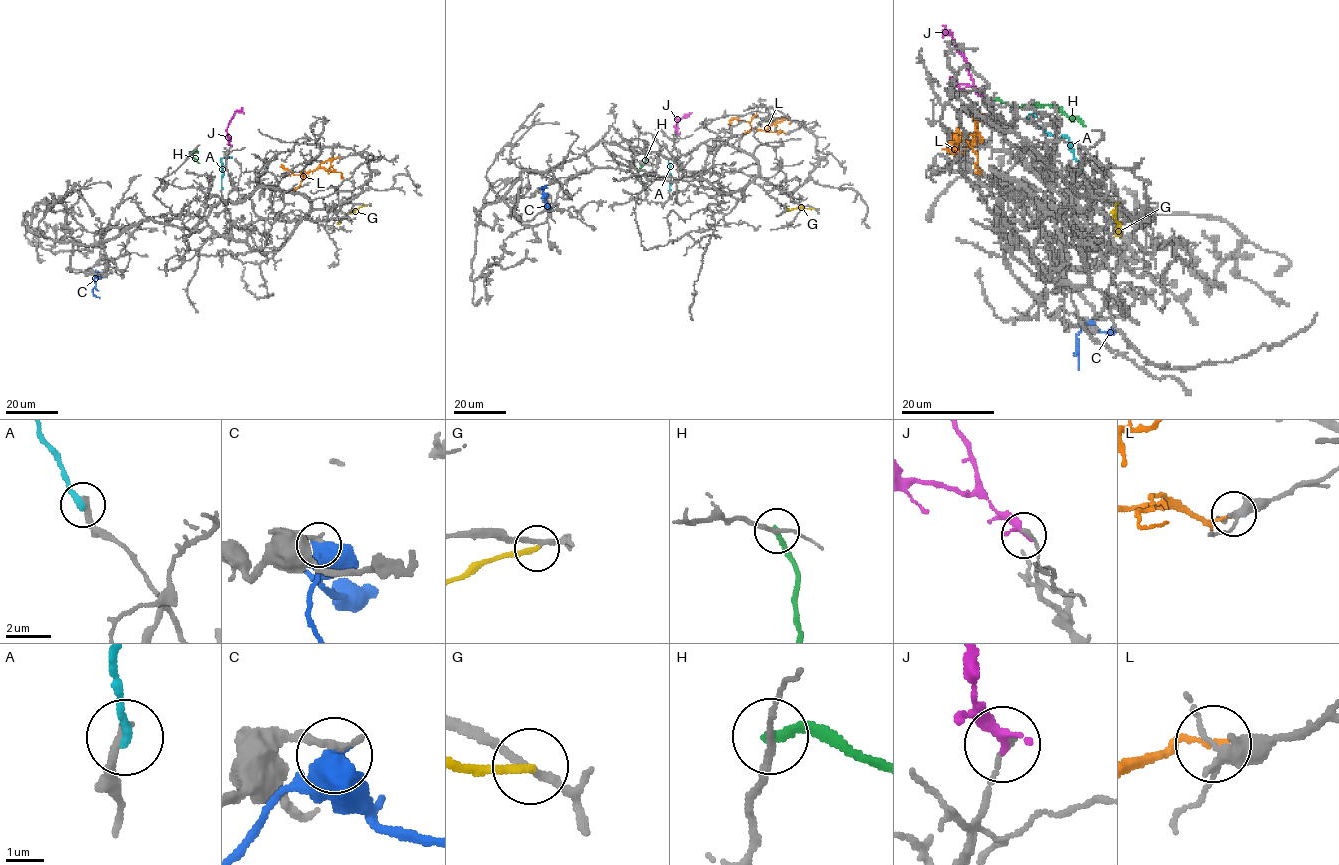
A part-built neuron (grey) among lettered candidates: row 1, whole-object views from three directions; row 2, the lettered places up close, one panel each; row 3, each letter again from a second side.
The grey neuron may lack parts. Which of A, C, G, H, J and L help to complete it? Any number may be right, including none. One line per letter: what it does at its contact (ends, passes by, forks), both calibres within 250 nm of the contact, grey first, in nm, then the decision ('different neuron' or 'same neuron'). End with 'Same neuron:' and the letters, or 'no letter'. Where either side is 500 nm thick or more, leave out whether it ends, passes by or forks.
A: it ends | 280/260 nm | different neuron
C: 240/750 nm | different neuron
G: it ends | 190/200 nm | different neuron
H: it ends | 160/200 nm | different neuron
J: it ends | 200/300 nm | different neuron
L: it ends | 240/130 nm | different neuron
Same neuron: no letter

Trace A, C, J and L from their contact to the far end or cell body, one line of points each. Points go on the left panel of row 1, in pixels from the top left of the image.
A: (222, 188), (220, 159), (231, 156)
C: (95, 271), (92, 292), (99, 298)
J: (230, 146), (228, 124), (236, 111), (243, 113)
L: (340, 157), (322, 162), (316, 168), (300, 175), (280, 167)

